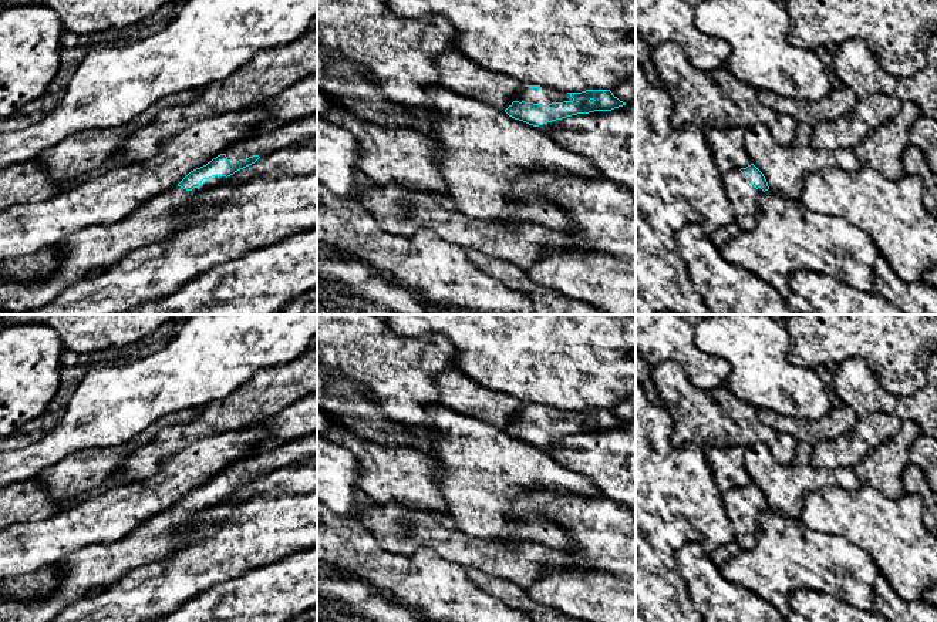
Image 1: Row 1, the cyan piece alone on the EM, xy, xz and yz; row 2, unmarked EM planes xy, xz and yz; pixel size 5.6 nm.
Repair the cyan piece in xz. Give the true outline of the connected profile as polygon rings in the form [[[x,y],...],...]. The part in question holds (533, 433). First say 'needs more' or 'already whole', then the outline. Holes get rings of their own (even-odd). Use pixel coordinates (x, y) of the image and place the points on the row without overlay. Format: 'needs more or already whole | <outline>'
needs more | [[[522,404],[505,431],[515,438],[539,446],[566,436],[611,430],[623,424],[626,421],[614,416],[610,408],[559,411],[540,404]]]

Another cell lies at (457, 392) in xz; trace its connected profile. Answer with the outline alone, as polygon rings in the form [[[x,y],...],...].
[[[458,370],[444,371],[438,376],[438,406],[469,414],[489,424],[506,428],[512,424],[520,400],[481,386]]]

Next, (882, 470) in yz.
[[[903,421],[894,436],[873,448],[873,451],[853,467],[860,485],[880,491],[890,500],[903,497],[903,473],[909,465],[909,451],[914,440],[921,434],[913,421]]]

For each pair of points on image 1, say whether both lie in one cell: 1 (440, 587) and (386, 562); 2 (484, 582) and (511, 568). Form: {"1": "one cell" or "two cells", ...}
{"1": "one cell", "2": "two cells"}

